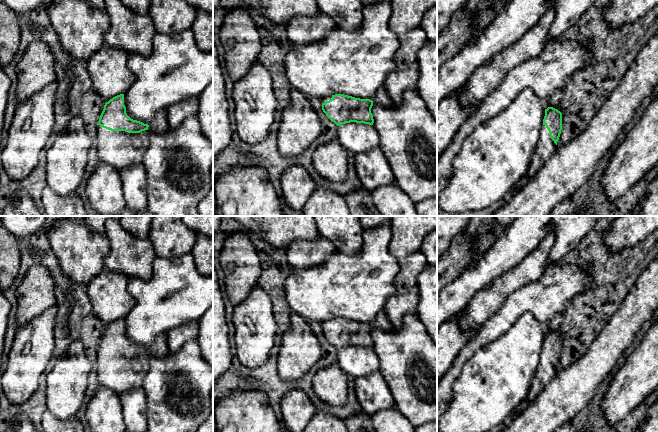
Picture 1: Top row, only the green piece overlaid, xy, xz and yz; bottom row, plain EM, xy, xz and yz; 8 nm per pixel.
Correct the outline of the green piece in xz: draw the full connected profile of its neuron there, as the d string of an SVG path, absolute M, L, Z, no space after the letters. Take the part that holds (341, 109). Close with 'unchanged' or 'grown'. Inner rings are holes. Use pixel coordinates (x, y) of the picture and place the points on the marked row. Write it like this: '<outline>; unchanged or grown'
M335 94L321 99L322 110L337 126L356 122L373 125L371 113L373 101L344 94Z; grown

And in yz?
M553 107L545 109L539 143L532 157L527 175L534 178L543 165L557 150L557 142L562 130L562 113Z; grown

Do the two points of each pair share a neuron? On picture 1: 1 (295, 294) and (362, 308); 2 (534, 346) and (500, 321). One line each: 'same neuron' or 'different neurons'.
1: same neuron
2: different neurons

